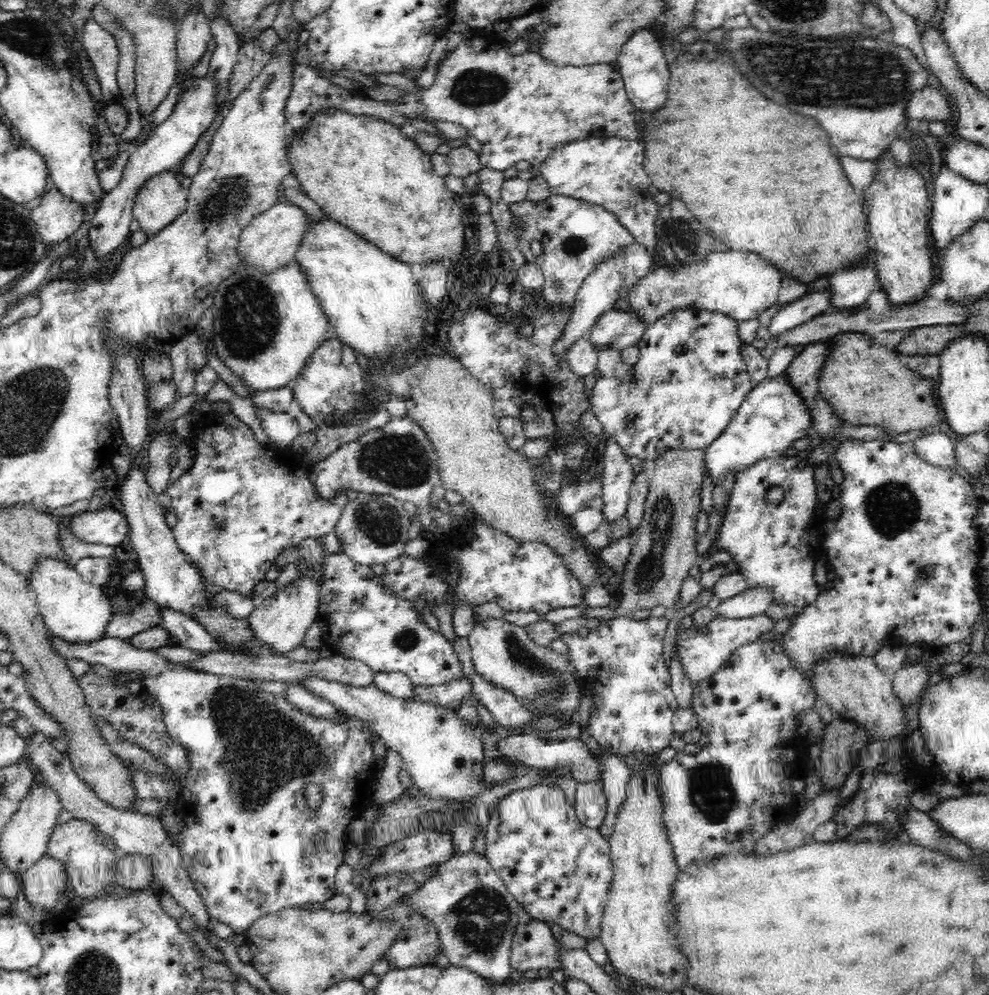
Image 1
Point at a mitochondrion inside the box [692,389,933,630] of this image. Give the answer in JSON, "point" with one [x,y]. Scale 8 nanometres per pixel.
{"point":[892,507]}

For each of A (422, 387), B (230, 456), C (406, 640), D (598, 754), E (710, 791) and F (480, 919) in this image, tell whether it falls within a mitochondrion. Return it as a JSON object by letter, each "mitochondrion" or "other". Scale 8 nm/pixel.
{"A":"other","B":"other","C":"mitochondrion","D":"other","E":"mitochondrion","F":"mitochondrion"}

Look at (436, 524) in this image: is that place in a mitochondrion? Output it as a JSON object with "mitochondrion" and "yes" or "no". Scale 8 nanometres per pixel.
{"mitochondrion":"no"}

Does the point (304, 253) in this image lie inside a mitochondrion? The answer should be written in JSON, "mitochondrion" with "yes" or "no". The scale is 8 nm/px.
{"mitochondrion":"no"}

